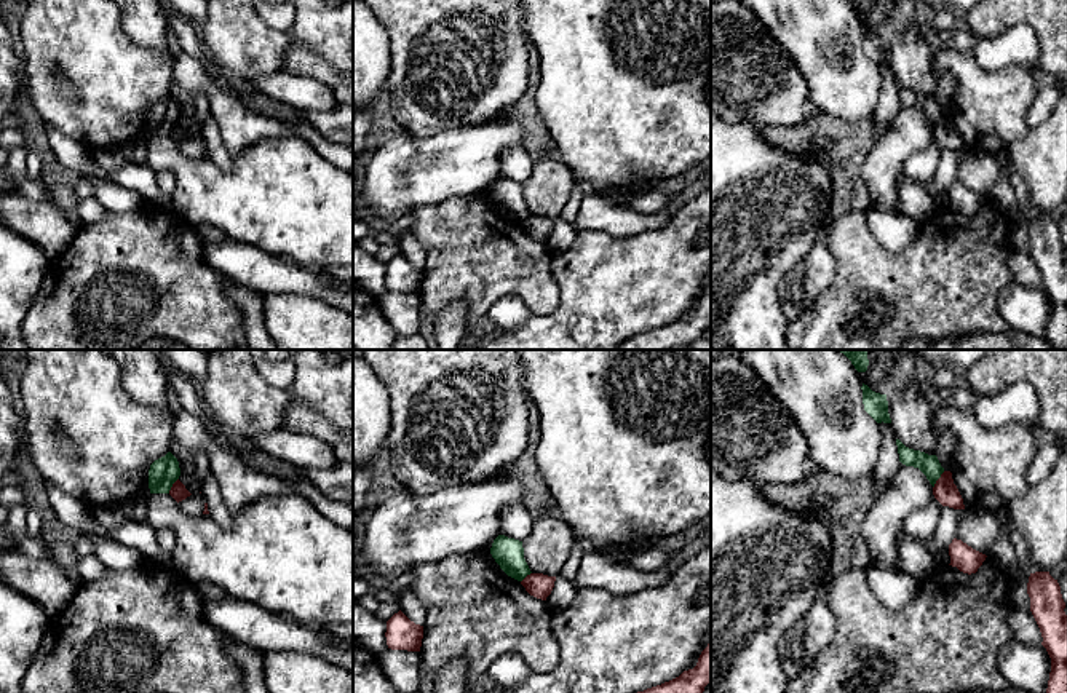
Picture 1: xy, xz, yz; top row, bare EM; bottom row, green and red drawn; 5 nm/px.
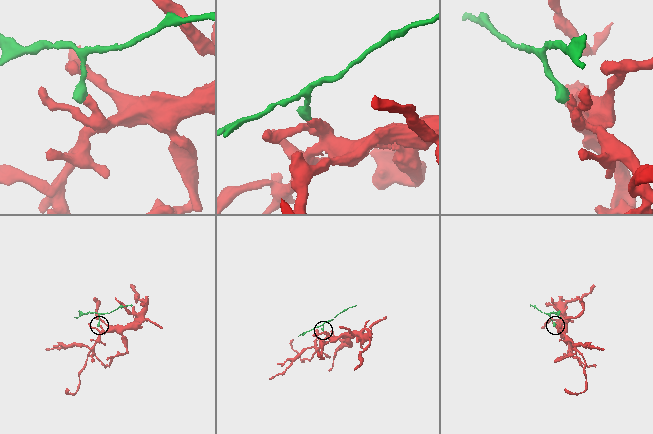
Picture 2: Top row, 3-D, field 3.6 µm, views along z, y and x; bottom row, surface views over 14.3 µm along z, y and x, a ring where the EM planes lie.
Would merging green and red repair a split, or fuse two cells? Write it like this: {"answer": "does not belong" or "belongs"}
{"answer": "does not belong"}

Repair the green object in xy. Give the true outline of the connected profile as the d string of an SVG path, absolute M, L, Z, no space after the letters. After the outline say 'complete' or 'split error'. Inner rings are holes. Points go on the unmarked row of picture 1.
M168 94L155 102L149 112L150 136L169 136L173 126L179 121L180 110L177 101Z | complete

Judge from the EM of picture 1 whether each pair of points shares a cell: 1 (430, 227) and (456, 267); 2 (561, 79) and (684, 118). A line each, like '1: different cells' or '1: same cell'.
1: same cell
2: same cell

